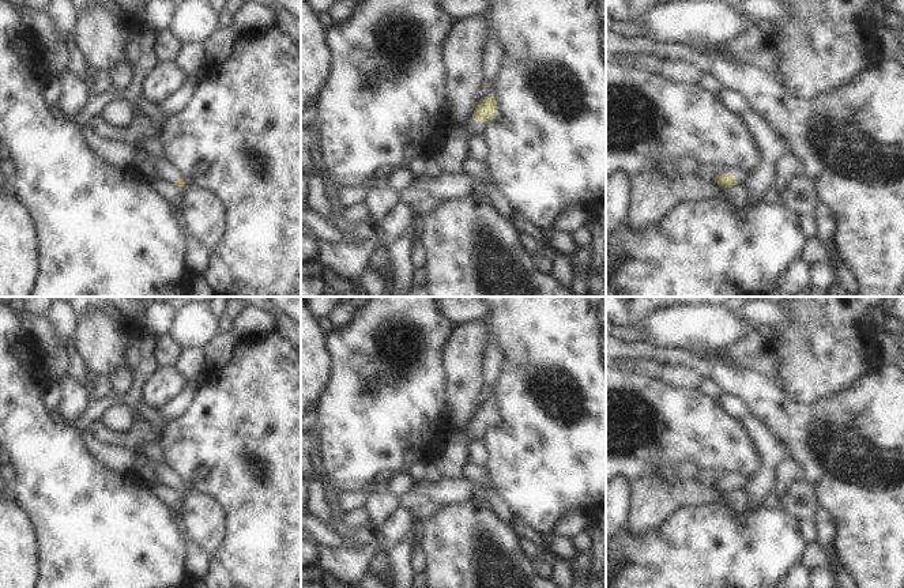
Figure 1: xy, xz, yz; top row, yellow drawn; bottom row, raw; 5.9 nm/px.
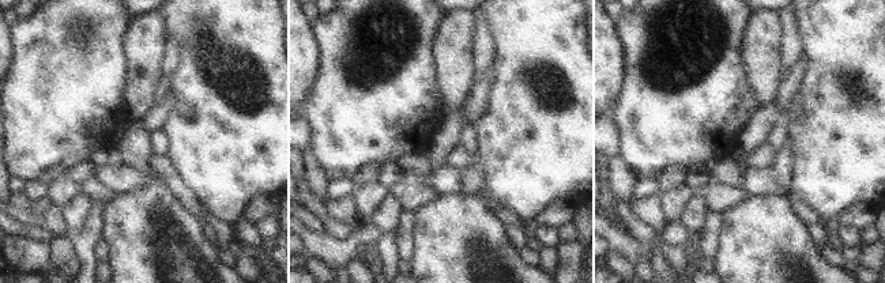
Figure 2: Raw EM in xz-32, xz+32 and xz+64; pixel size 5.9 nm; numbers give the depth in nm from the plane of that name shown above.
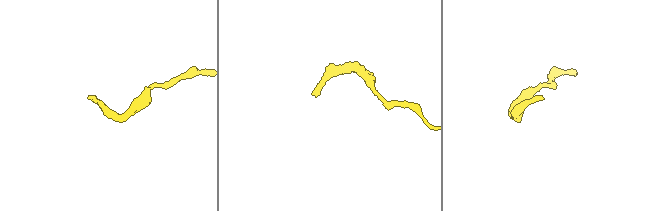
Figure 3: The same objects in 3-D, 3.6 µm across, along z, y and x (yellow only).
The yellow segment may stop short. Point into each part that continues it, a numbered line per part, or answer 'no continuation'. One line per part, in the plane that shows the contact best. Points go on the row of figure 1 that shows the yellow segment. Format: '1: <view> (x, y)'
1: xz (475, 127)

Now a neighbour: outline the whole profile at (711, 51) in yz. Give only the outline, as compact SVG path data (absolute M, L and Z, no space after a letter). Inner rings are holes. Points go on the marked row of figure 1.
M708 45L705 49L700 49L698 52L704 57L712 57L737 65L745 64L735 53L726 49L719 49L717 46L713 45Z

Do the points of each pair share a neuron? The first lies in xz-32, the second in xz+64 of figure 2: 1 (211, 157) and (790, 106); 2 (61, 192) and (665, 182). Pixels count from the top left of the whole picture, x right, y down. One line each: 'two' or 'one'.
1: two
2: two

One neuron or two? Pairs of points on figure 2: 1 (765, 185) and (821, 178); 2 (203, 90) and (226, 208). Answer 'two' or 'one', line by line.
1: two
2: one

